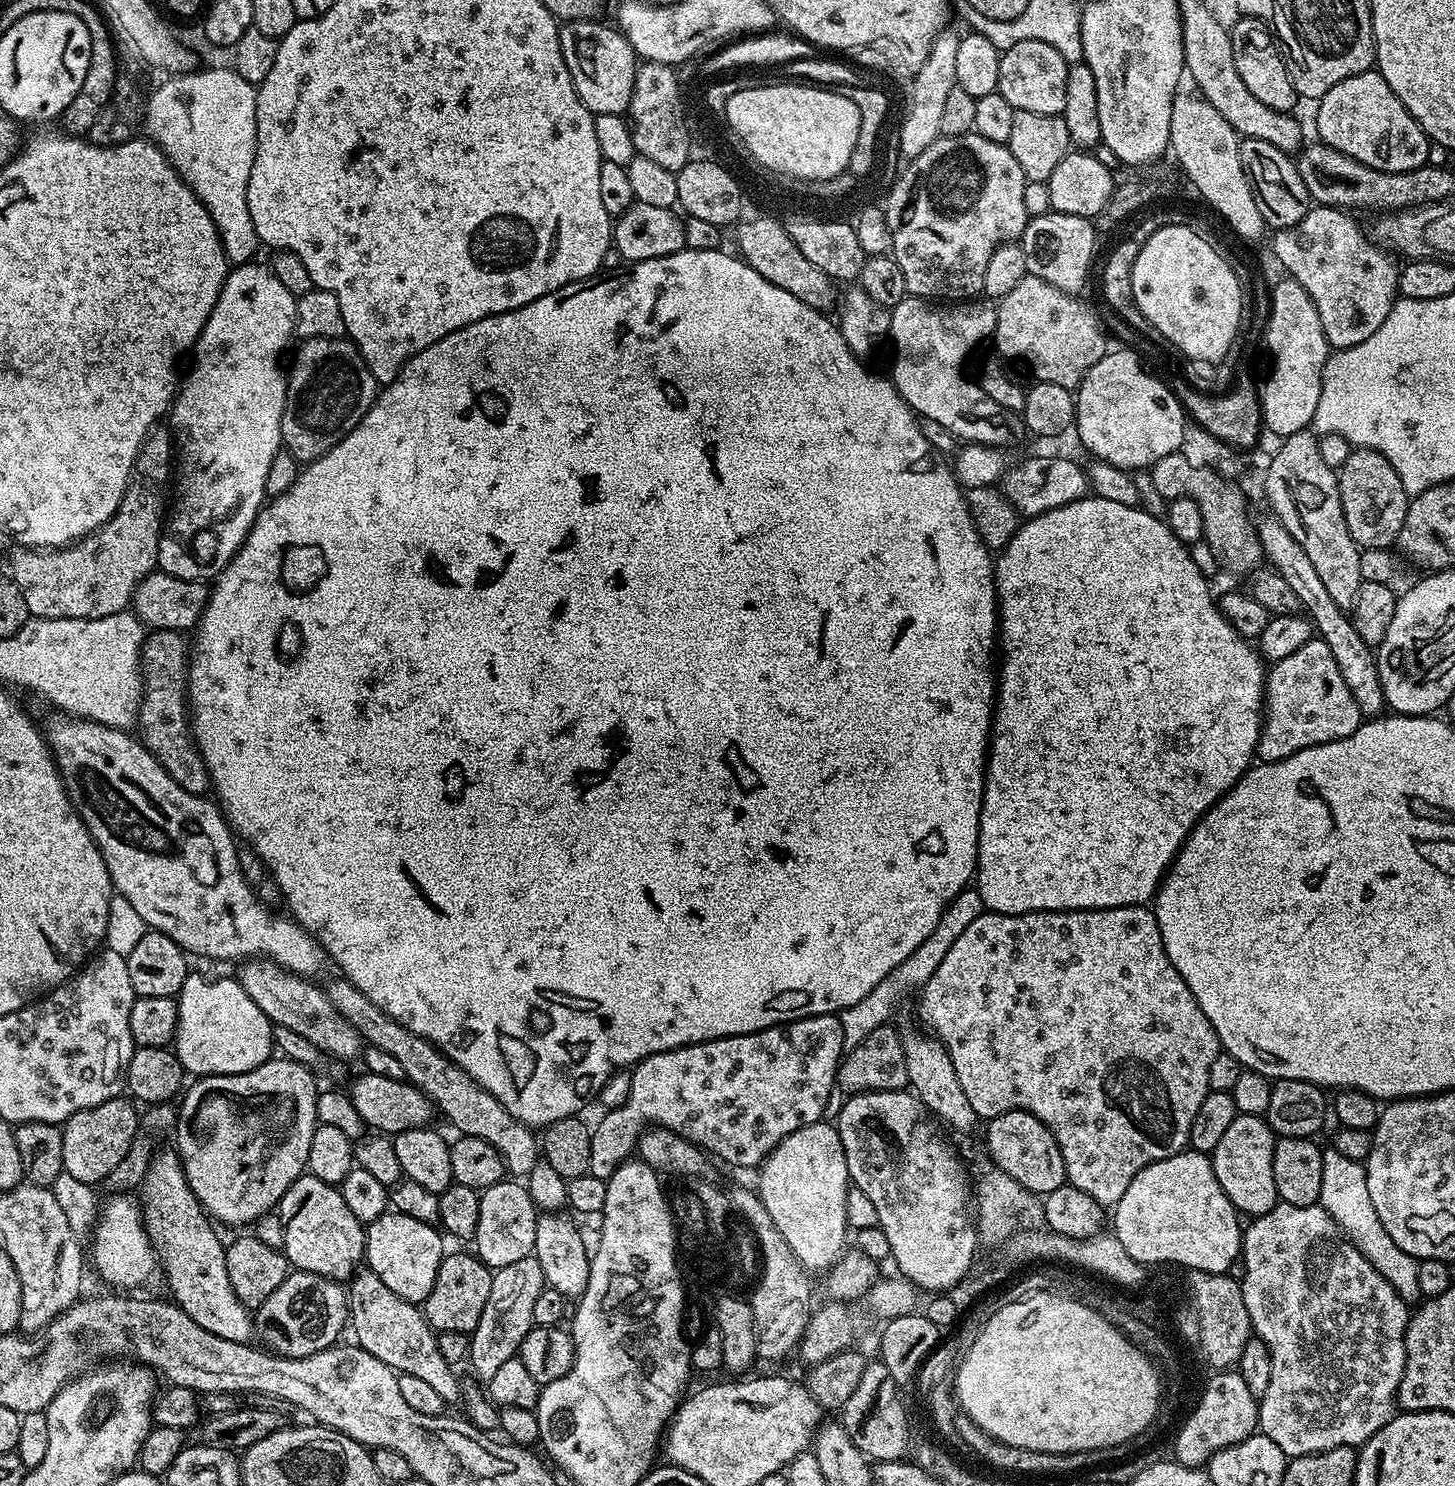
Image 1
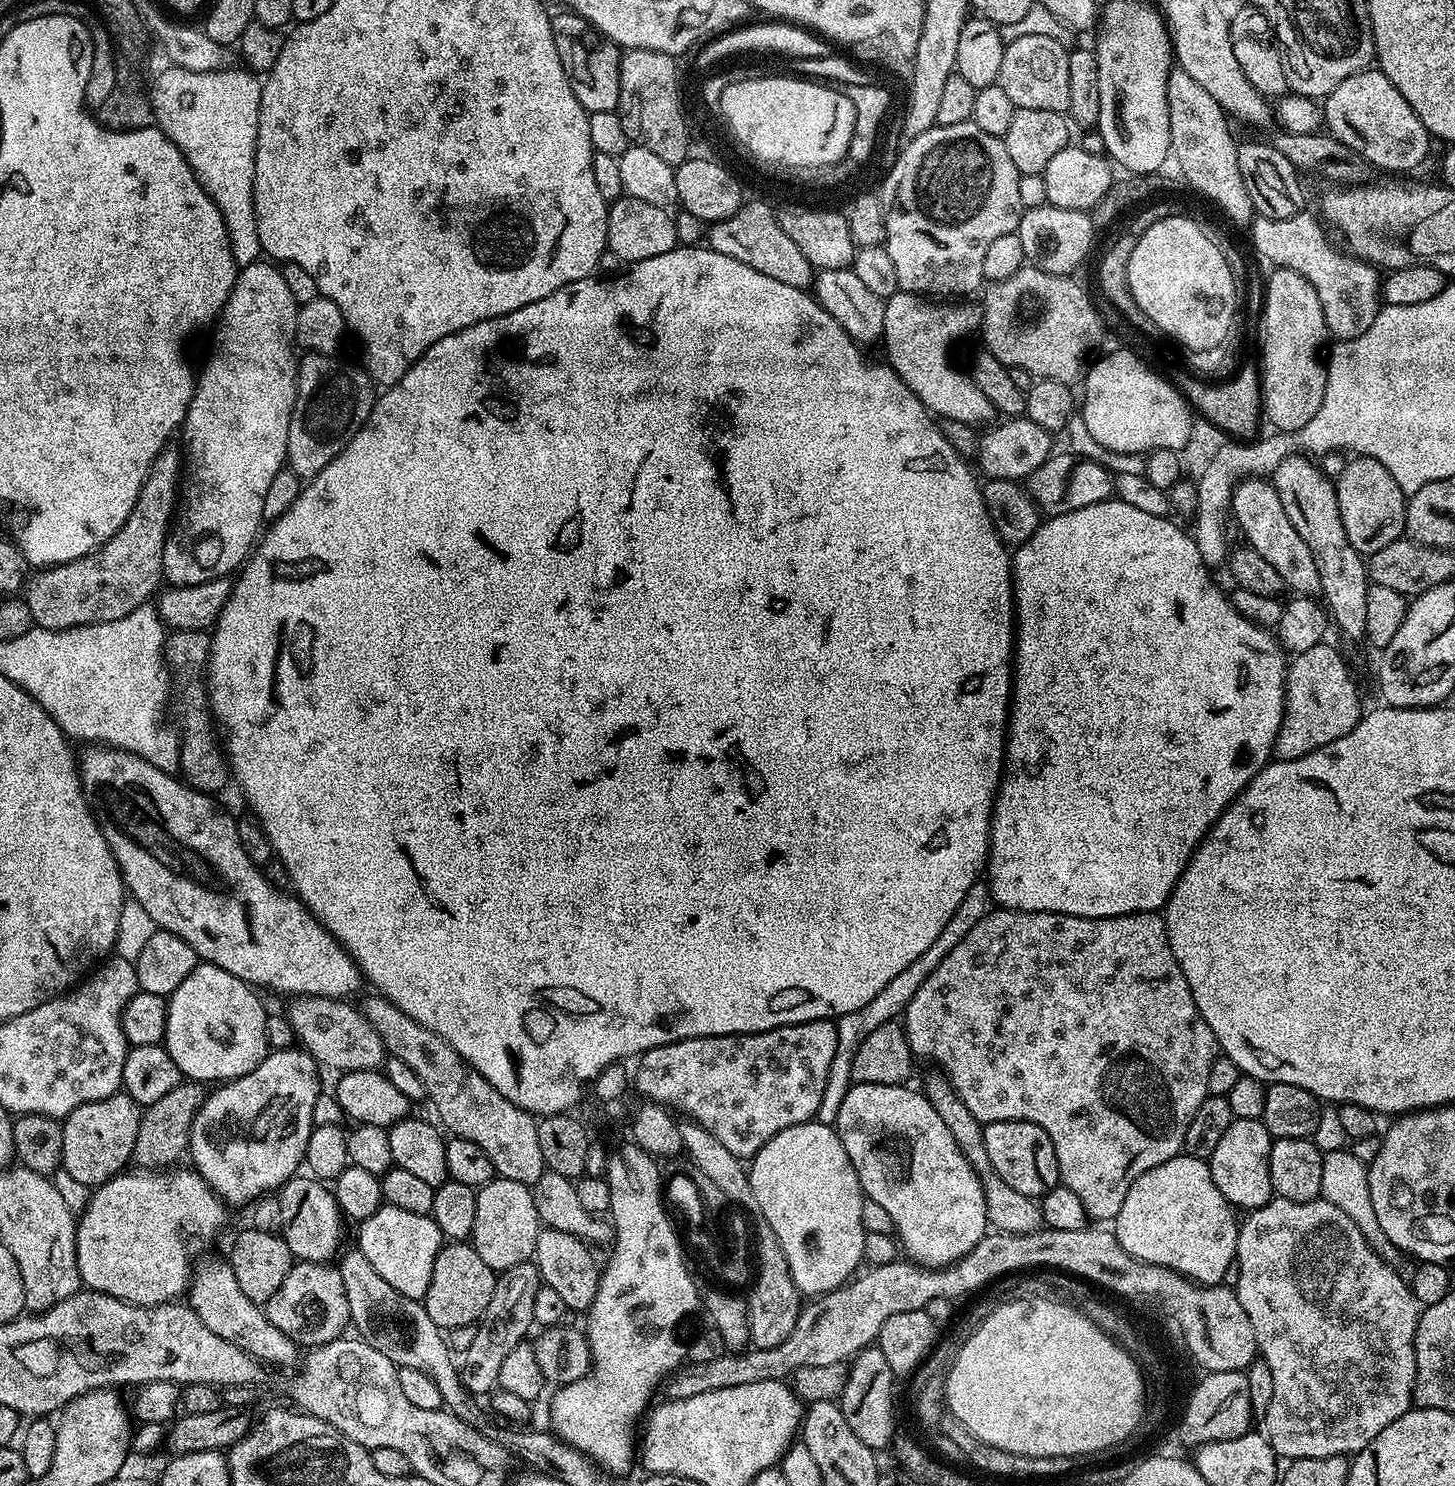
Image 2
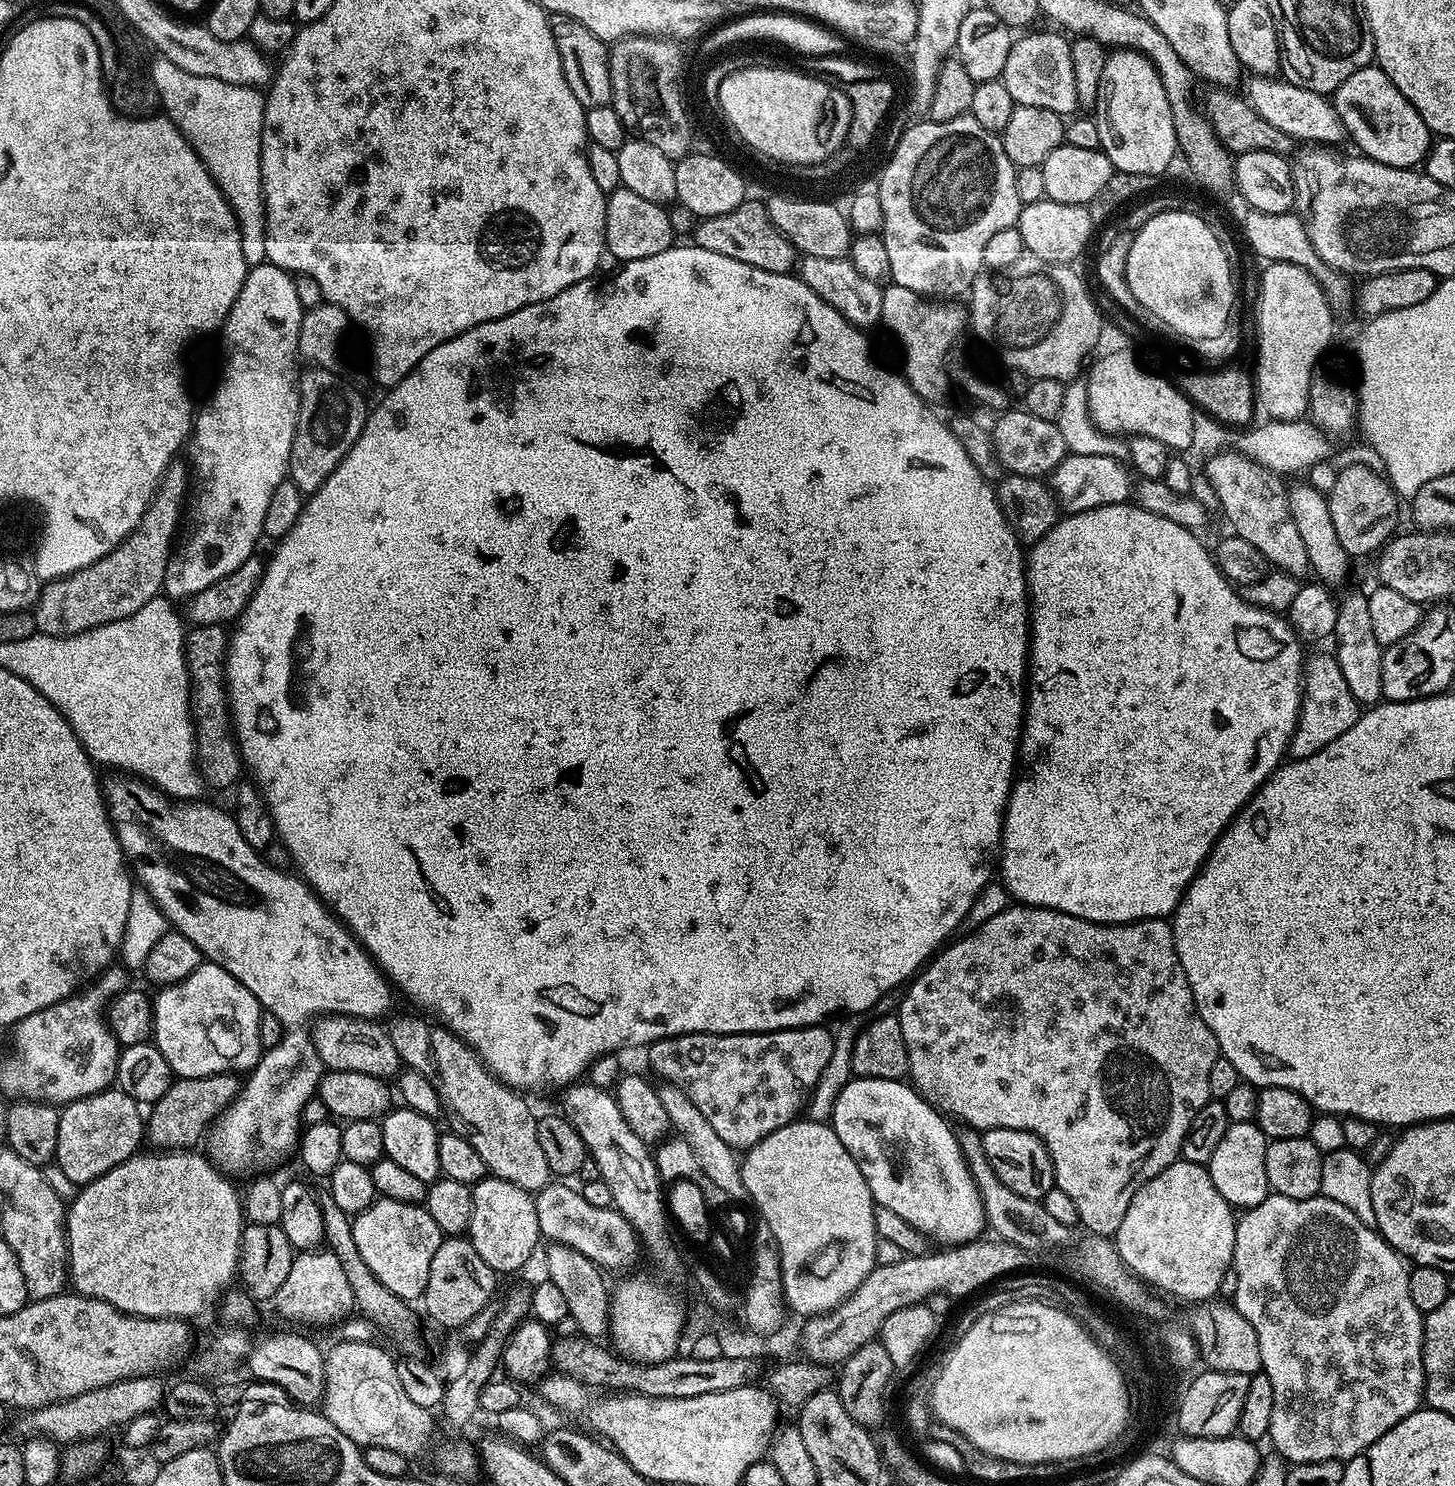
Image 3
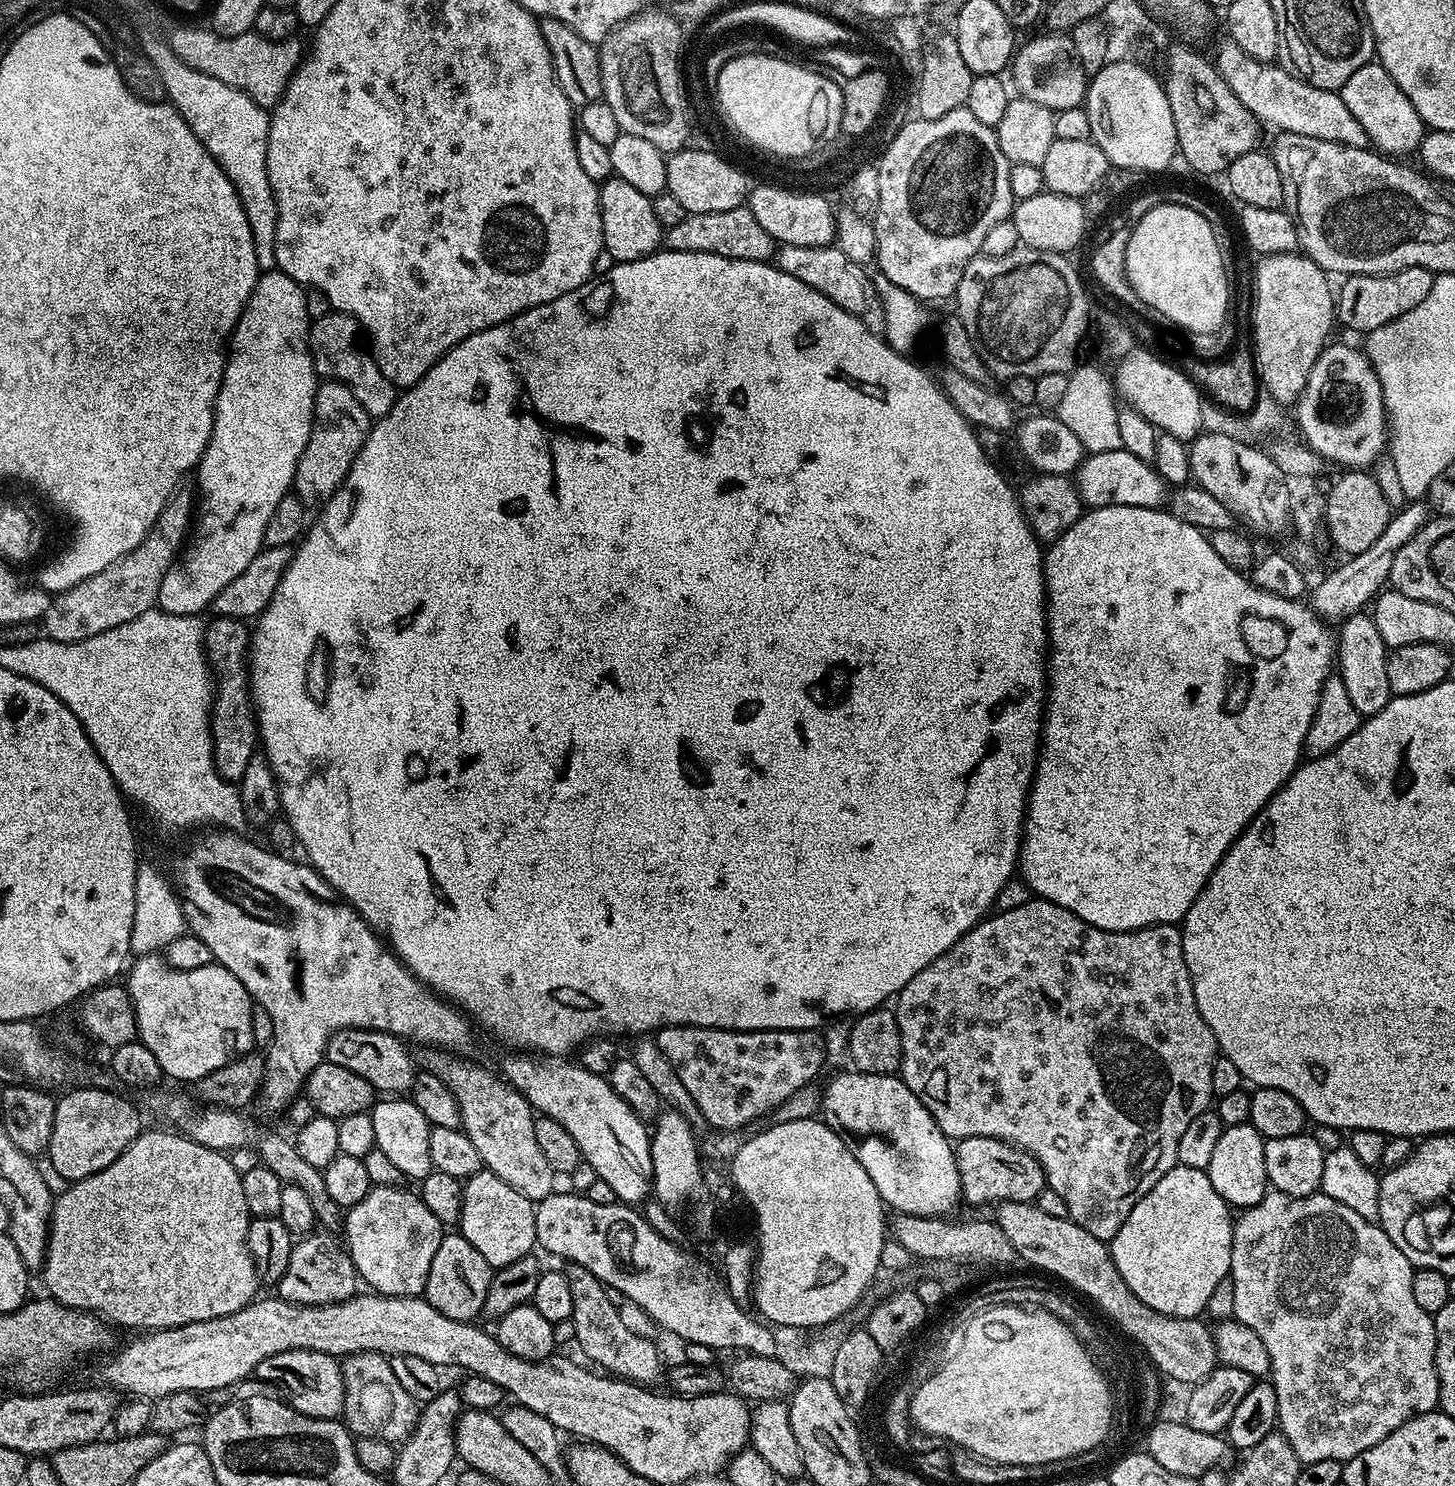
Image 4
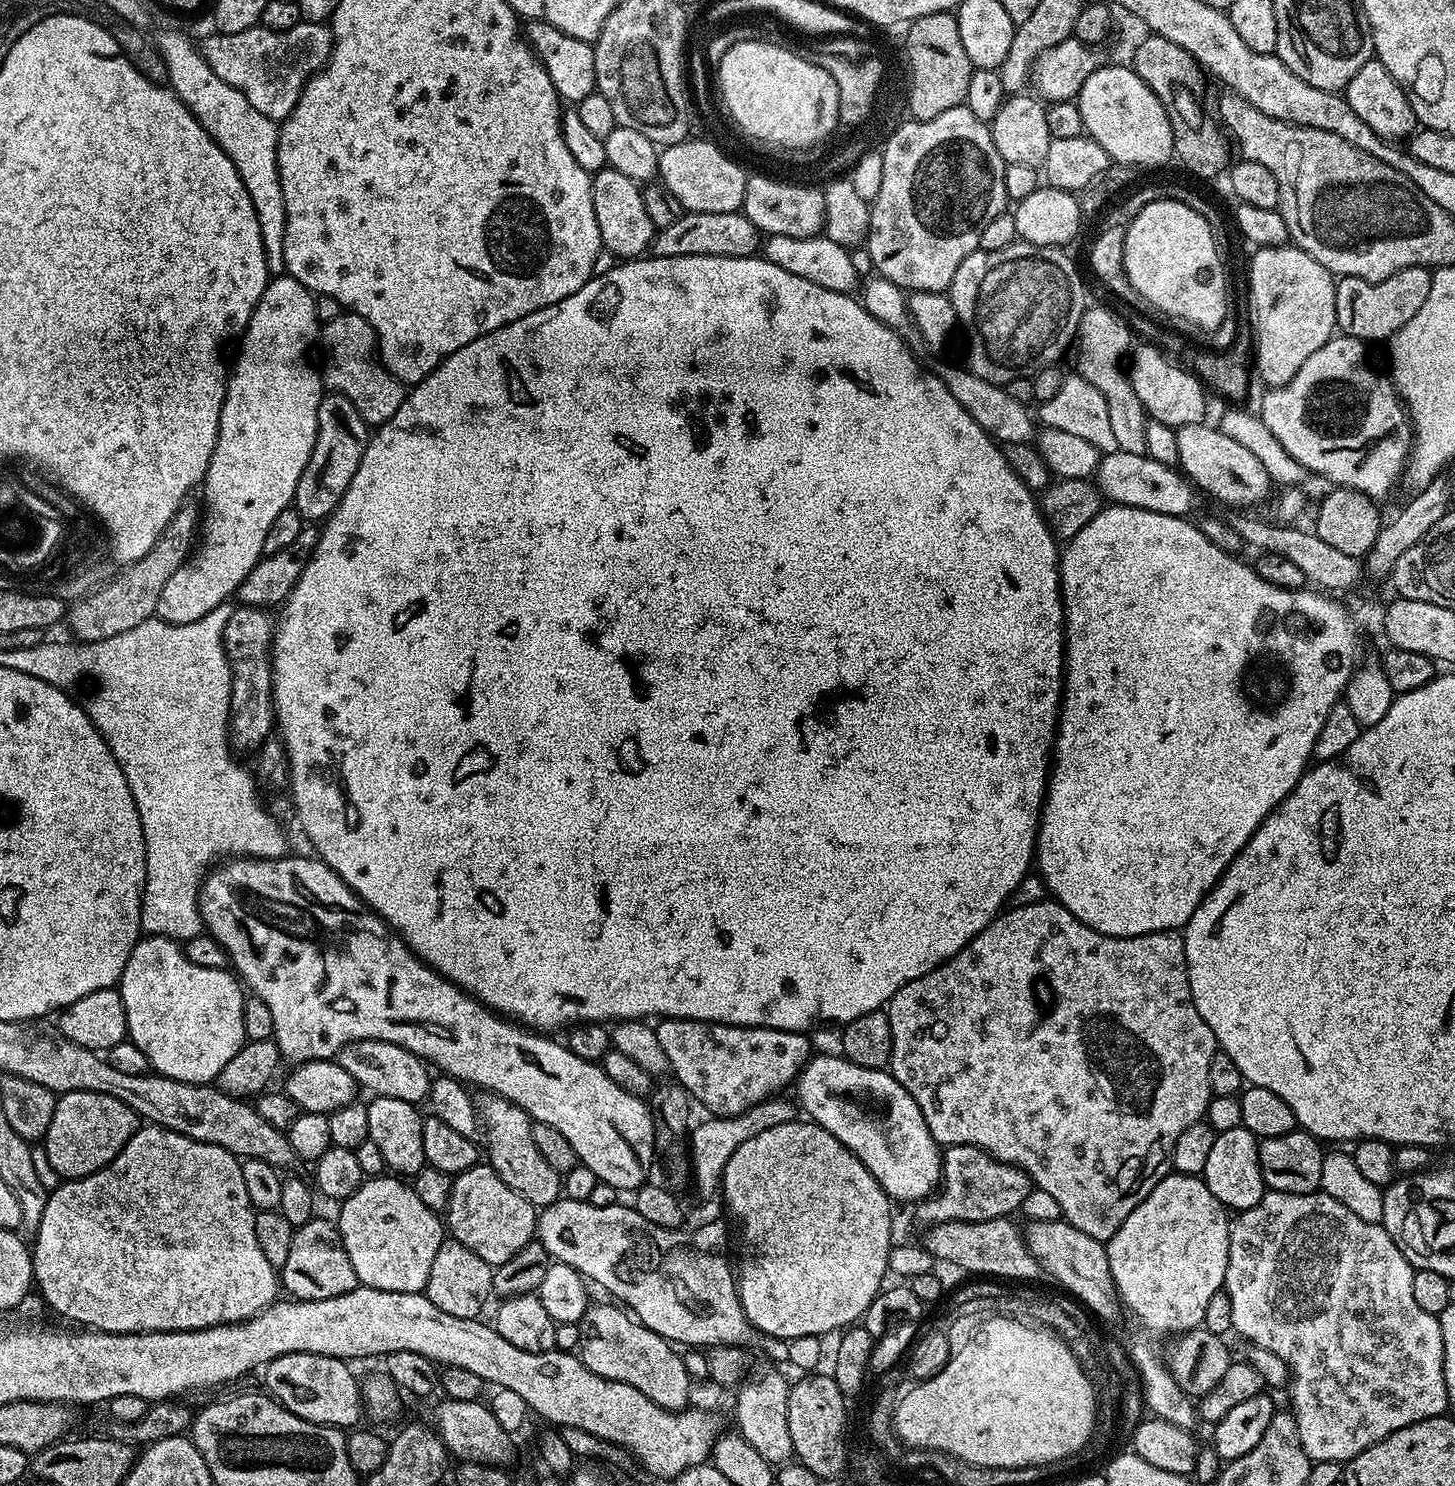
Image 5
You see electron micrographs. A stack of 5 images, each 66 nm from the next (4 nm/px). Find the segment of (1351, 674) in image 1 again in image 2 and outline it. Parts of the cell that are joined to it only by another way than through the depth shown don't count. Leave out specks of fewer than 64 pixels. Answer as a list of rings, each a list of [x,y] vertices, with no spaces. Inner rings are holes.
[[[1244,478],[1240,485],[1230,492],[1230,516],[1240,527],[1245,536],[1247,547],[1274,566],[1285,585],[1293,588],[1296,594],[1316,594],[1320,592],[1320,575],[1318,566],[1314,566],[1314,554],[1310,554],[1310,546],[1302,542],[1298,530],[1294,530],[1294,522],[1286,518],[1286,506],[1282,506],[1282,498],[1276,485],[1264,478]]]

